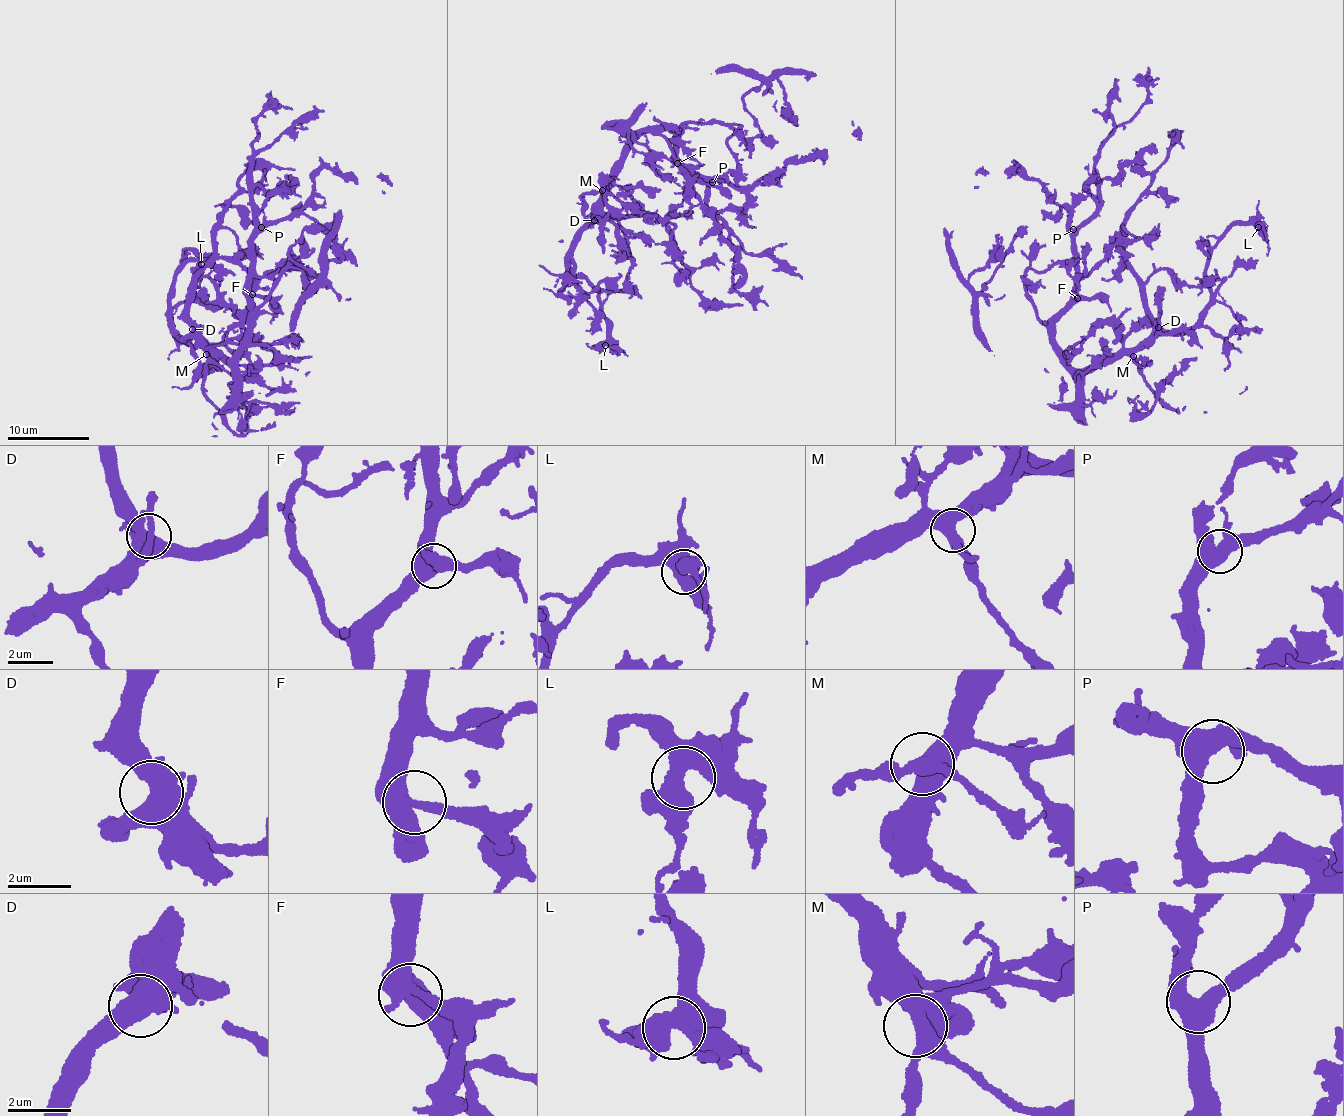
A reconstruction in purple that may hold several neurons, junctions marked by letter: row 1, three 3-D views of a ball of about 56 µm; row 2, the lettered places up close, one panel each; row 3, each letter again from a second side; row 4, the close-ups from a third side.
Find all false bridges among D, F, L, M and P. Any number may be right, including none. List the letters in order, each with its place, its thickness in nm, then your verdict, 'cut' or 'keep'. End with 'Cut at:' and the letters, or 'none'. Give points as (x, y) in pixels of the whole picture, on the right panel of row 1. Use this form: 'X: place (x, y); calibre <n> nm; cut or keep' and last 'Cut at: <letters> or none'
D: place (1158, 327); calibre 550 nm; keep
F: place (1077, 298); calibre 400 nm; keep
L: place (1258, 227); calibre 500 nm; keep
M: place (1133, 356); calibre 550 nm; keep
P: place (1073, 229); calibre 550 nm; keep
Cut at: none

